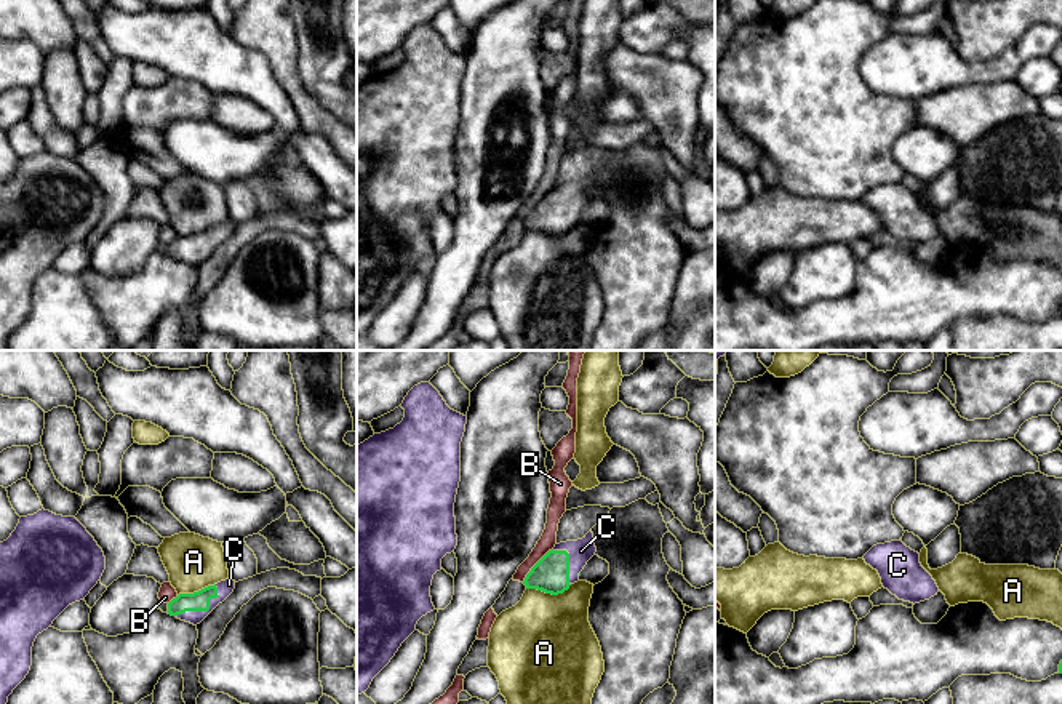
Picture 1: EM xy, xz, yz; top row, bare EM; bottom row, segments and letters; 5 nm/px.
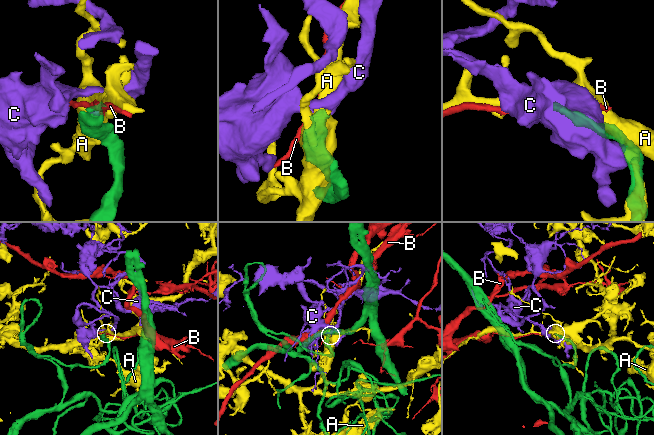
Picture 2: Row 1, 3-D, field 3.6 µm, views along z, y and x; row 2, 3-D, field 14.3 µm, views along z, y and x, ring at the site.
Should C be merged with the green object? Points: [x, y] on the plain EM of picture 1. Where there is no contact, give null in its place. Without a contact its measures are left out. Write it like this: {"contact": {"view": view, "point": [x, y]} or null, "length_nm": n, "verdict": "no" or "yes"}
{"contact": {"view": "xy", "point": [205, 252]}, "length_nm": 260, "verdict": "yes"}

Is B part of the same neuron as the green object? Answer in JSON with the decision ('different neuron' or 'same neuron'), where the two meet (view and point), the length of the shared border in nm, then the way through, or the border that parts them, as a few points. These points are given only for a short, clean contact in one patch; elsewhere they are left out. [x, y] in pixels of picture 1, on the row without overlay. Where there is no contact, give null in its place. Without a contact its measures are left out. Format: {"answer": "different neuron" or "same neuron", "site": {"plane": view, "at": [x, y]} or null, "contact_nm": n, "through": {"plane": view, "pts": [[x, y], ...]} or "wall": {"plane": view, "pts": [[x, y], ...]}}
{"answer": "different neuron", "site": {"plane": "xz", "at": [534, 207]}, "contact_nm": 240, "wall": {"plane": "xz", "pts": [[552, 189], [522, 223]]}}

